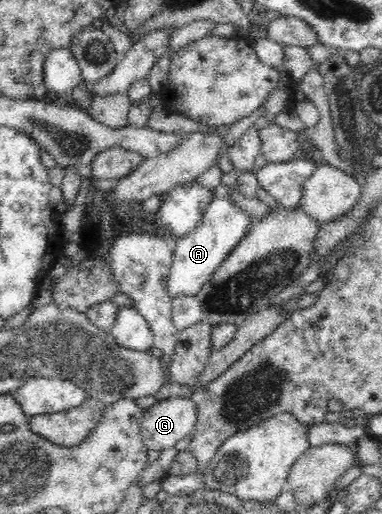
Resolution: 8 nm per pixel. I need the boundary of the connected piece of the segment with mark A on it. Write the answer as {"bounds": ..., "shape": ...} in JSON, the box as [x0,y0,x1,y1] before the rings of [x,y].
{"bounds":[167,198,253,299],"shape":[[[214,198],[204,211],[204,216],[198,227],[185,238],[174,243],[173,263],[170,266],[167,280],[168,299],[178,296],[197,296],[206,282],[210,282],[214,272],[226,260],[226,256],[234,250],[234,246],[242,241],[251,228],[253,217],[246,210],[239,208],[228,198]]]}

